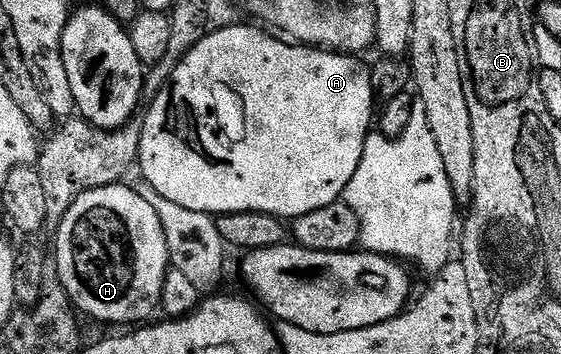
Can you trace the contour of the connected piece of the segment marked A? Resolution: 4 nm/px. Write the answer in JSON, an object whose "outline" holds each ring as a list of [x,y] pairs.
{"outline":[[[236,23],[221,31],[213,31],[213,35],[201,39],[197,47],[193,47],[181,58],[165,88],[150,102],[151,110],[147,117],[142,118],[143,134],[139,140],[137,169],[151,184],[153,191],[157,191],[157,195],[165,195],[165,199],[178,203],[180,207],[189,207],[189,211],[212,215],[259,212],[280,219],[294,219],[309,211],[317,211],[317,207],[329,207],[340,200],[345,187],[349,187],[349,179],[357,175],[357,163],[361,163],[367,135],[372,132],[373,122],[377,117],[377,94],[371,82],[370,68],[366,64],[363,66],[358,56],[302,43],[288,43],[282,36],[263,29]]]}

